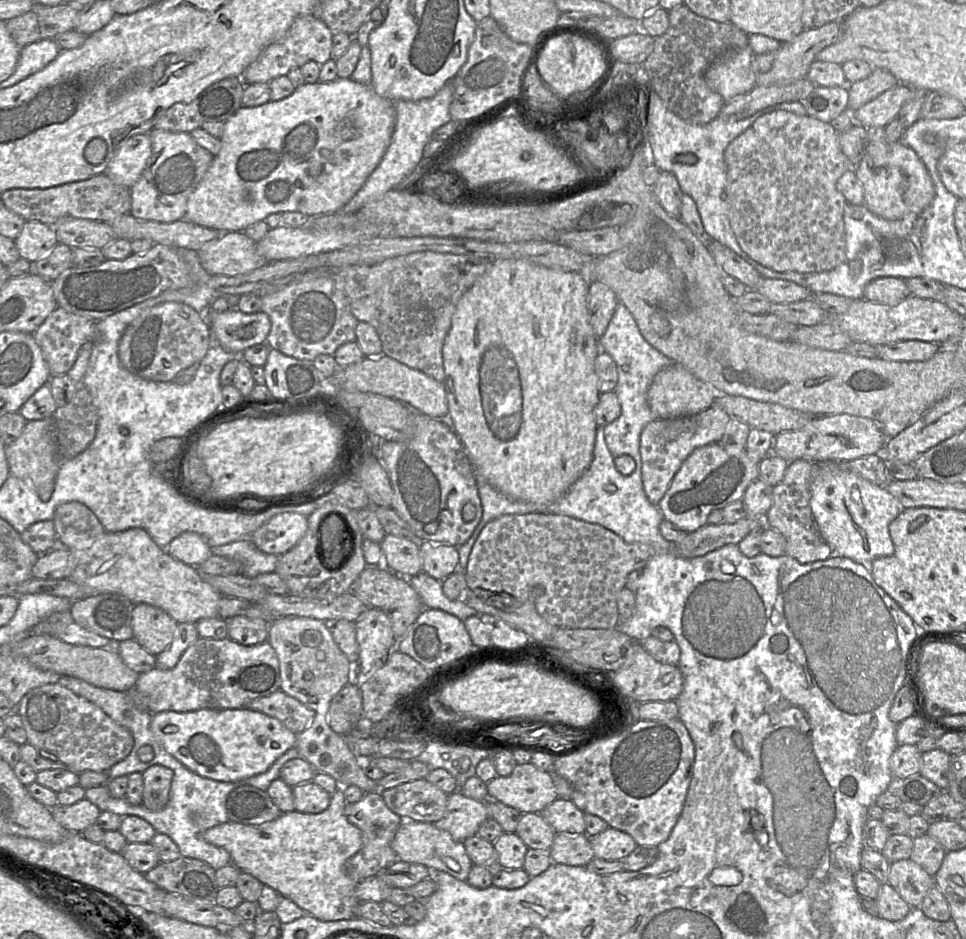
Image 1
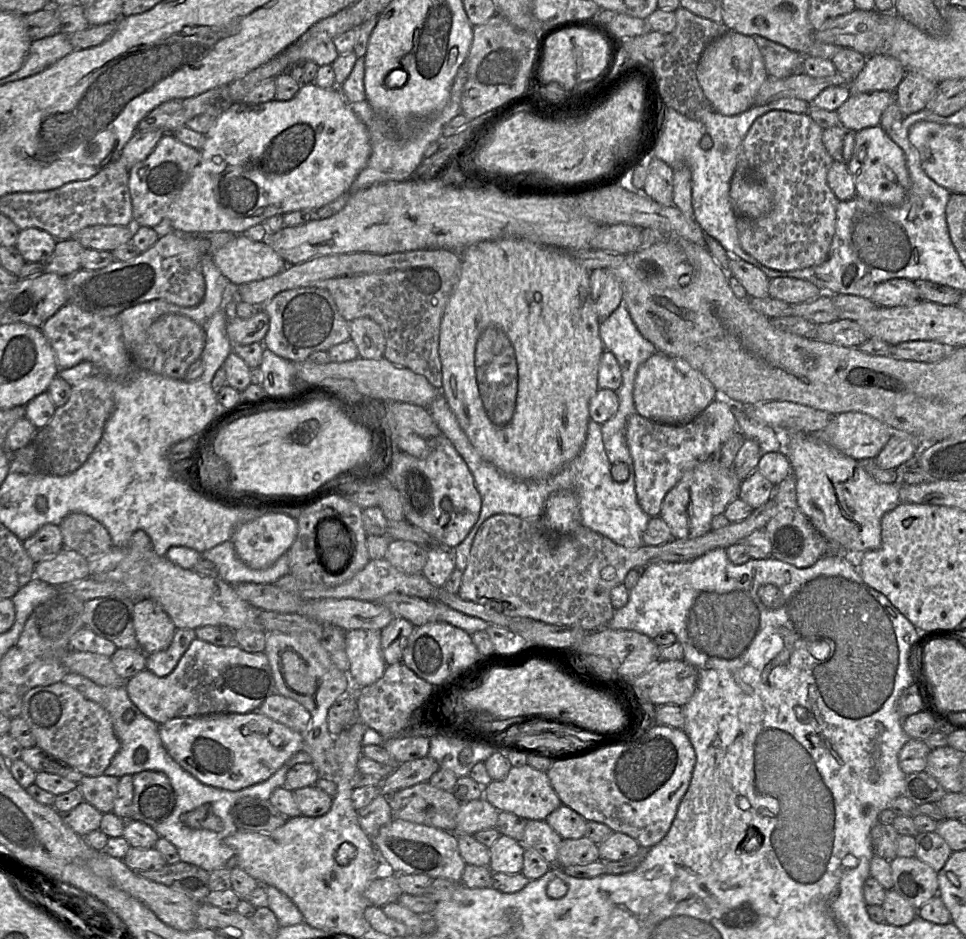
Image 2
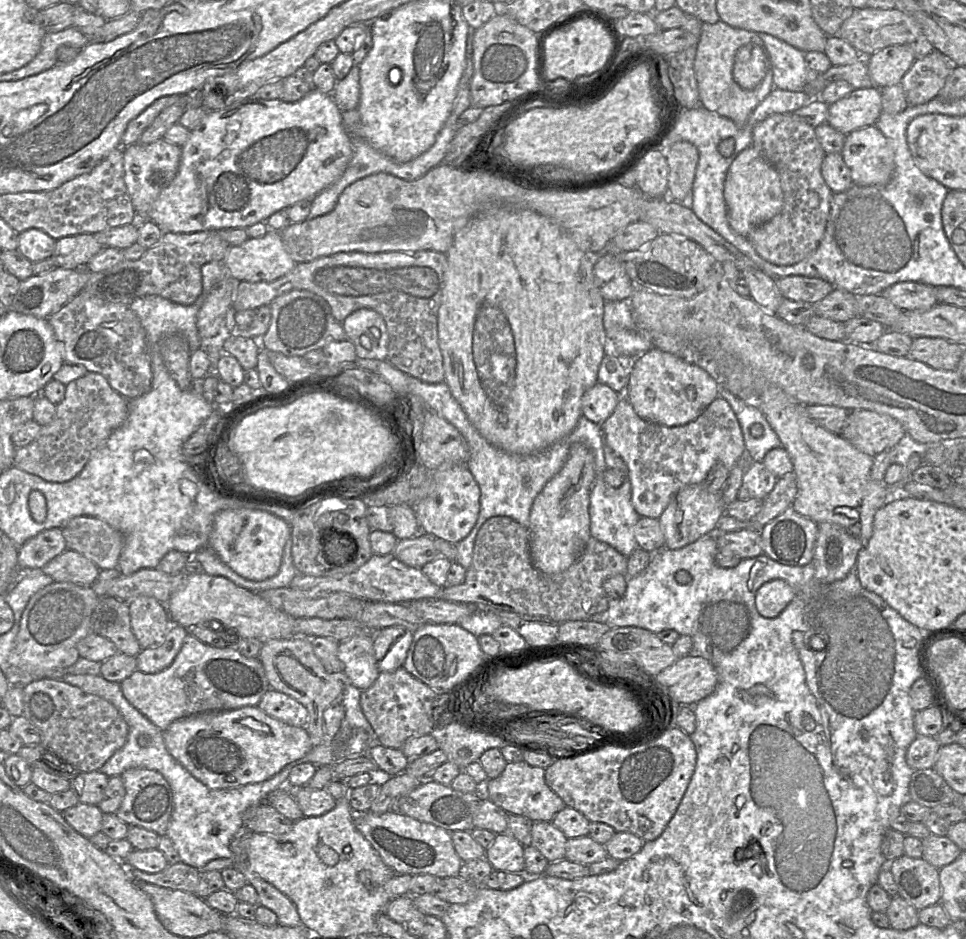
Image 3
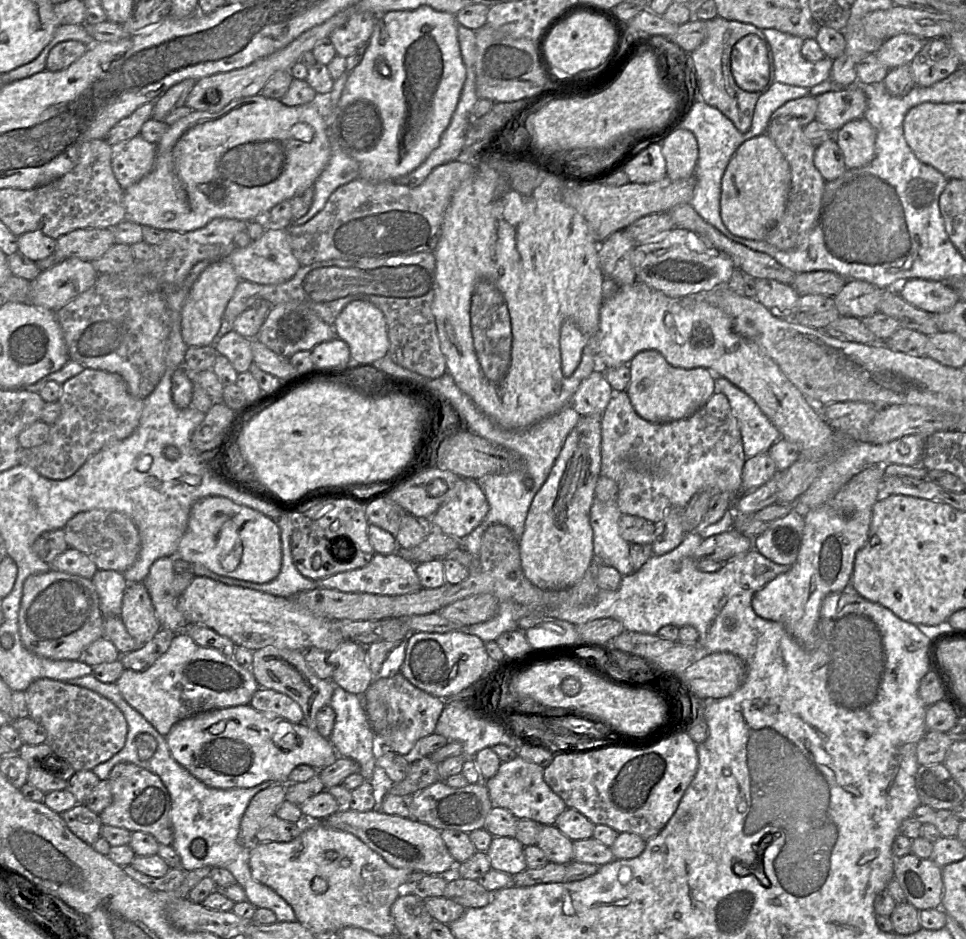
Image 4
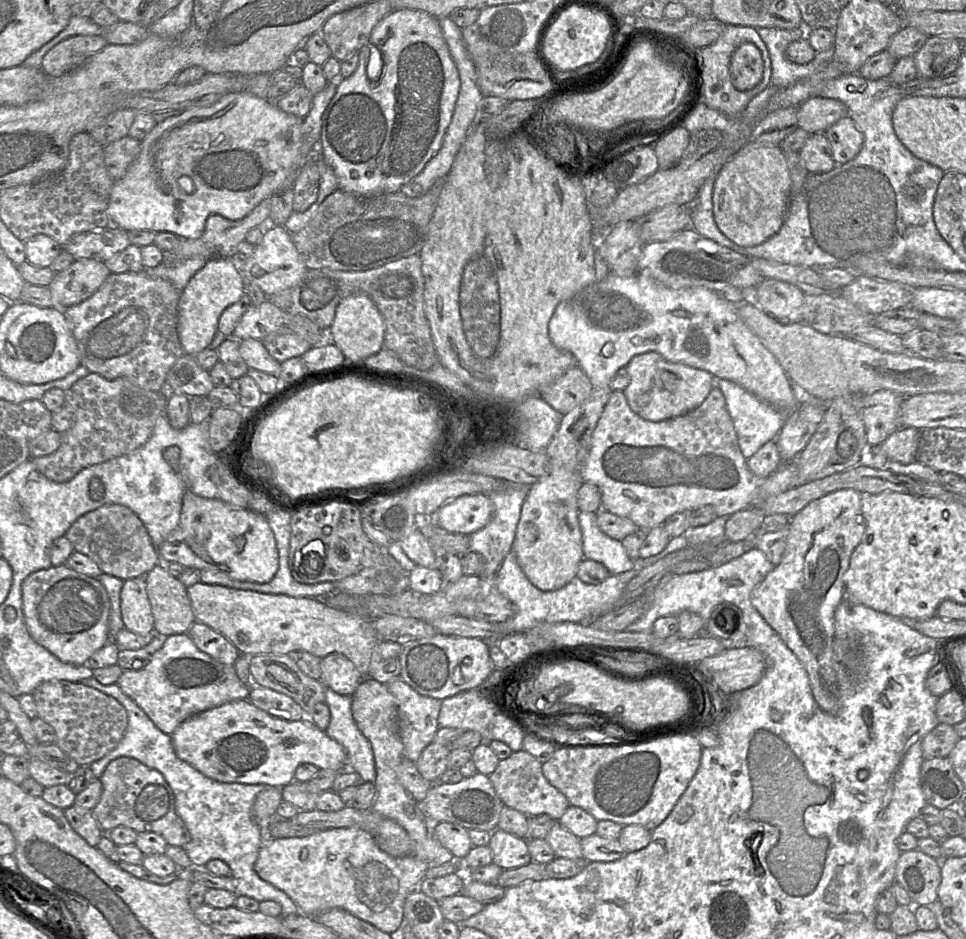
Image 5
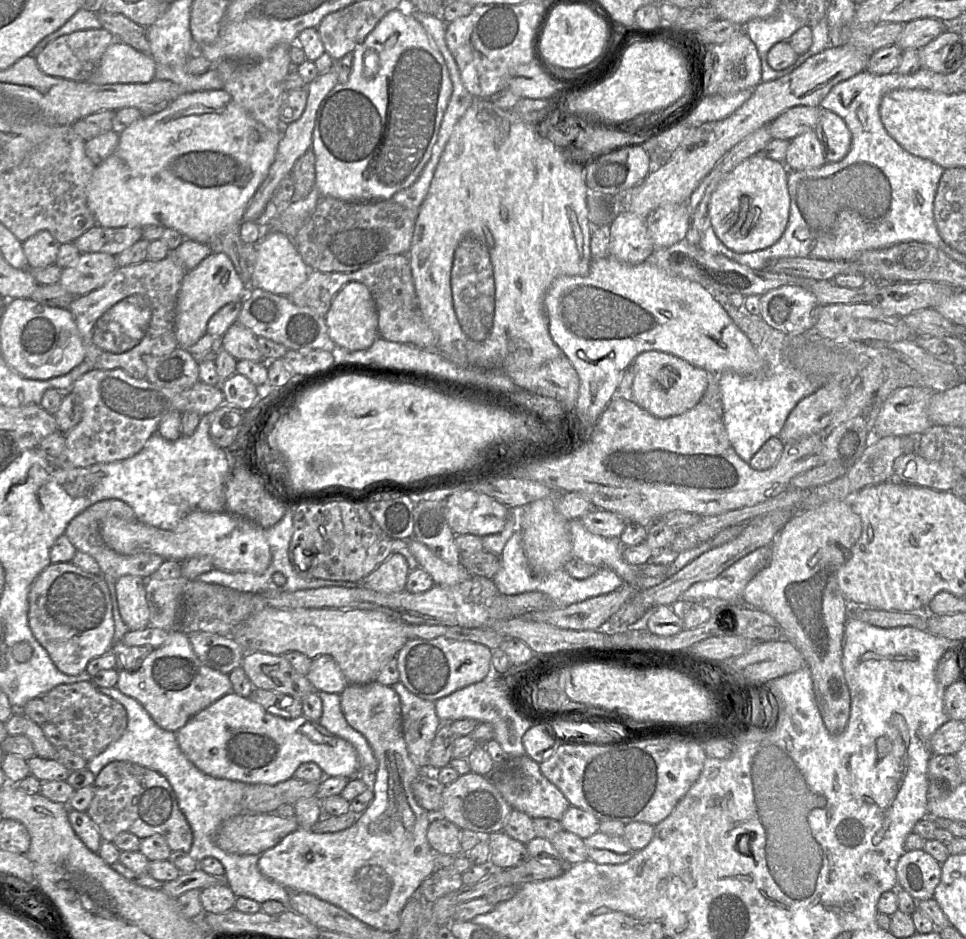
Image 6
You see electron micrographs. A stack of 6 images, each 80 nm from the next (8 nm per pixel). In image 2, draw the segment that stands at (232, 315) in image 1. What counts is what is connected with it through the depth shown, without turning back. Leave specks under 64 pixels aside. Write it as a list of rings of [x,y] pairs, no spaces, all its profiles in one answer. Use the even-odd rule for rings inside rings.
[[[263,309],[249,319],[236,317],[226,326],[228,339],[233,346],[262,342],[268,329],[269,316]]]

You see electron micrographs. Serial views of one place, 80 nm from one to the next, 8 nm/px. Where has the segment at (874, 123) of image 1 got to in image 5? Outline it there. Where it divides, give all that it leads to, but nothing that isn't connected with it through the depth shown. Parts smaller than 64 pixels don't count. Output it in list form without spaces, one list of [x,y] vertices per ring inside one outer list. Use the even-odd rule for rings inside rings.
[[[815,96],[797,106],[797,127],[810,134],[824,133],[828,127],[846,116],[848,110],[841,101]]]

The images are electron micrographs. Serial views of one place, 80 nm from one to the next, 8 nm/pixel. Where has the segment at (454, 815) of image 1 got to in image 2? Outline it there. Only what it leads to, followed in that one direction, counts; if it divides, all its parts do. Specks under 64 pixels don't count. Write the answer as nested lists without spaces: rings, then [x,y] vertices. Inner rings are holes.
[[[484,797],[472,801],[461,802],[456,816],[455,833],[474,835],[475,833],[495,828],[499,811]]]

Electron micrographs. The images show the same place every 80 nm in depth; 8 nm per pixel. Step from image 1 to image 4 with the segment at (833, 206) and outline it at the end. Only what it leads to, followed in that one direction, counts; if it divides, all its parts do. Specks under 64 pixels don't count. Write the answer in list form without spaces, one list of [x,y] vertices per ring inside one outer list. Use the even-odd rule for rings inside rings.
[[[794,118],[770,120],[766,133],[790,165],[791,184],[787,206],[780,220],[766,234],[765,241],[780,250],[792,250],[813,227],[821,205],[826,181],[814,165],[816,147],[803,133],[803,126]]]

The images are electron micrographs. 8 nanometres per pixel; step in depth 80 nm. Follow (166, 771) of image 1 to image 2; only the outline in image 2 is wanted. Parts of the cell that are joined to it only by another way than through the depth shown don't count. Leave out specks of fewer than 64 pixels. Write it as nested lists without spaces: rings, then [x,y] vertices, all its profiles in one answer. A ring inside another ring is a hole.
[[[142,771],[132,775],[134,796],[128,819],[149,826],[163,822],[175,807],[175,793],[162,772]]]

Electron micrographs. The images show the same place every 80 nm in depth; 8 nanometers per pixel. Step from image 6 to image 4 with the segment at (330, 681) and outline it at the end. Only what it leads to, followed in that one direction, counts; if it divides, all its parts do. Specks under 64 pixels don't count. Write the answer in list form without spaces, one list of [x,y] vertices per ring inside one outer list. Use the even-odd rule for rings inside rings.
[[[345,640],[331,653],[327,661],[333,666],[331,681],[345,691],[362,696],[374,681],[368,666],[366,647]]]

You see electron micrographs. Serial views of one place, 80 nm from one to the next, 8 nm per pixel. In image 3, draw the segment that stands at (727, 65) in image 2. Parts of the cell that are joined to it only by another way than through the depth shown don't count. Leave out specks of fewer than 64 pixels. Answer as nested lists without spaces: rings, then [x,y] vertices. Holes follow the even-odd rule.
[[[719,20],[716,23],[703,23],[701,35],[694,60],[694,71],[697,79],[702,106],[710,111],[731,119],[738,127],[743,127],[752,111],[765,99],[773,89],[773,71],[768,50],[763,50],[754,41],[759,40],[758,33],[732,27]]]

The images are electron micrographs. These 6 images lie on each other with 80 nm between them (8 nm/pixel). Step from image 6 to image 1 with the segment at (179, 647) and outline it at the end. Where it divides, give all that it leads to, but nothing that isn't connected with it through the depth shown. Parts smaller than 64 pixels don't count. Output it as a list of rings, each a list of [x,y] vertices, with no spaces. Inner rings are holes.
[[[198,638],[182,654],[173,669],[154,668],[139,674],[135,689],[150,698],[152,715],[173,711],[179,713],[200,710],[237,710],[250,701],[266,697],[280,690],[279,660],[268,641],[242,646],[230,639],[208,640]]]

